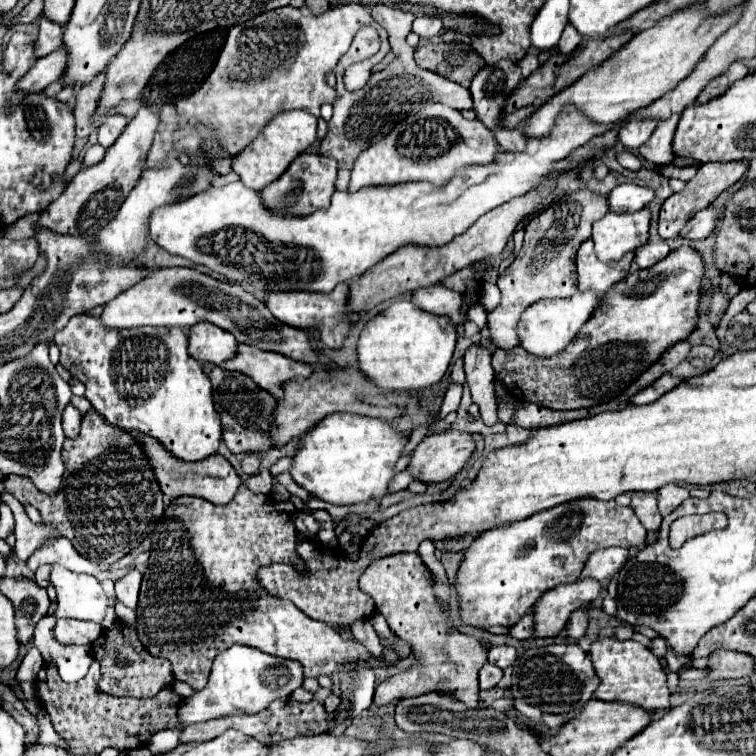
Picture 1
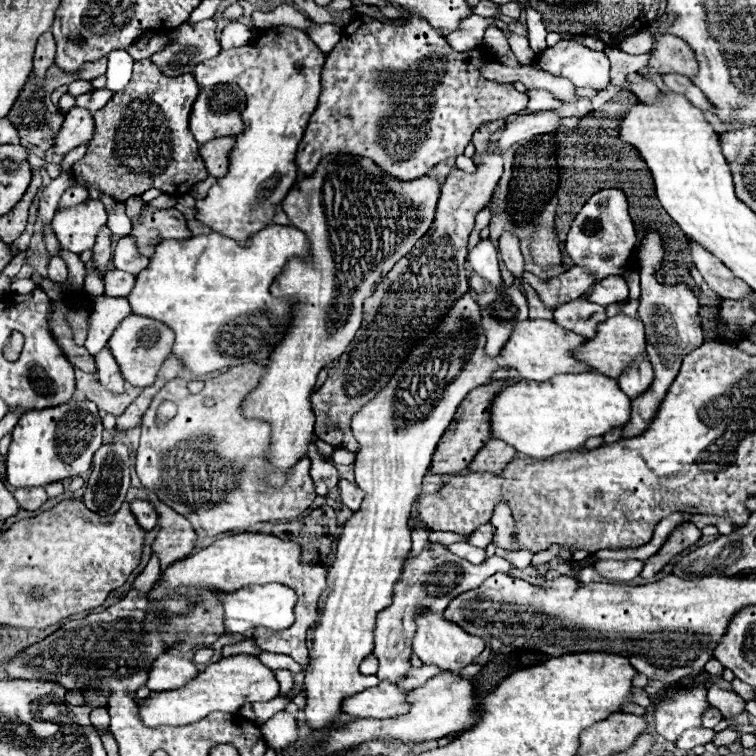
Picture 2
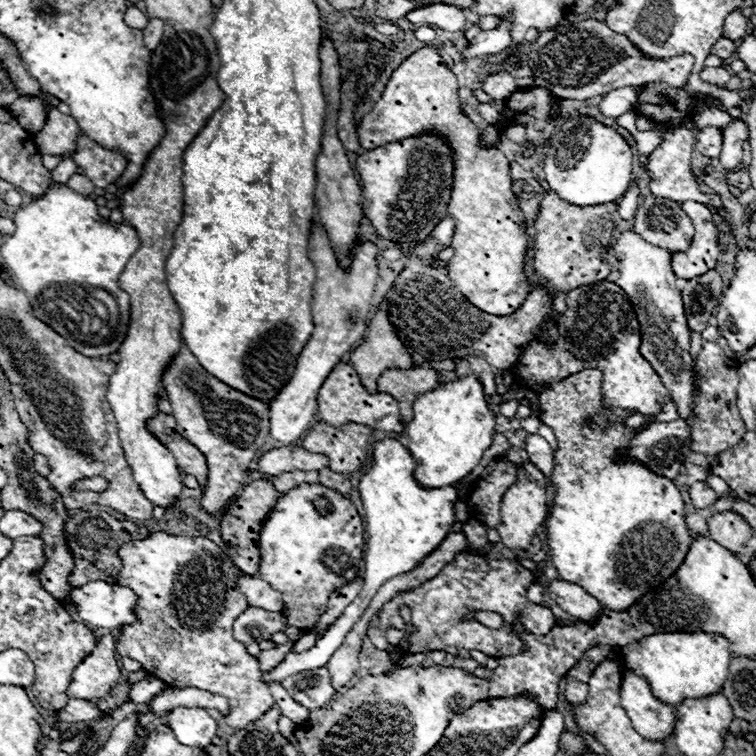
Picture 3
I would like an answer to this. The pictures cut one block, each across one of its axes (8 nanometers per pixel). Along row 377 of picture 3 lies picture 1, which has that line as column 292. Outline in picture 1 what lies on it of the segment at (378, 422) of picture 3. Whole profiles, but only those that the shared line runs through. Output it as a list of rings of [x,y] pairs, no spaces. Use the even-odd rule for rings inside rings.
[[[194,268],[152,270],[138,284],[130,286],[128,290],[120,292],[114,300],[104,304],[100,322],[104,324],[104,328],[116,328],[116,330],[140,328],[140,326],[168,326],[168,328],[178,326],[188,330],[198,322],[212,322],[232,332],[234,338],[242,344],[256,346],[260,350],[280,352],[288,358],[302,360],[308,364],[318,362],[304,330],[296,330],[286,324],[282,324],[282,330],[270,330],[280,322],[240,284],[210,278]]]

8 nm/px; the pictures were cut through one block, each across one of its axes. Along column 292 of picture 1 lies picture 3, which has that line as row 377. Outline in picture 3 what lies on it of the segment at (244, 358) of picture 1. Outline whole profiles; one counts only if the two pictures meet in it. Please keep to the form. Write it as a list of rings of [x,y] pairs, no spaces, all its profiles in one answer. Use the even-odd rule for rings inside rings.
[[[384,300],[384,302],[378,306],[378,312],[374,314],[374,318],[372,318],[372,322],[370,322],[370,334],[368,334],[366,342],[364,342],[360,348],[356,348],[356,350],[352,352],[350,362],[352,362],[354,370],[358,372],[358,376],[360,376],[362,384],[364,384],[364,388],[366,388],[368,392],[372,392],[372,394],[378,392],[378,390],[376,390],[376,380],[378,380],[378,376],[382,374],[382,370],[386,370],[386,368],[412,368],[412,366],[414,366],[414,362],[412,362],[410,354],[408,354],[408,350],[404,348],[404,342],[398,338],[394,326],[392,326],[392,322],[390,322],[390,316],[388,316],[388,300]]]

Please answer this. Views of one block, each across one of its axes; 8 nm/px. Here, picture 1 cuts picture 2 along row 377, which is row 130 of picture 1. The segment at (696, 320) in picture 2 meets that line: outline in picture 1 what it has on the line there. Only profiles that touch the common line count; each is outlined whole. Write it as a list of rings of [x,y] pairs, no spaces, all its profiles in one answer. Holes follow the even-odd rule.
[[[672,114],[668,120],[658,122],[650,140],[640,146],[640,154],[644,160],[664,166],[676,158],[676,154],[672,150],[672,142],[674,142],[674,132],[676,132],[678,120],[680,120],[680,114]]]

